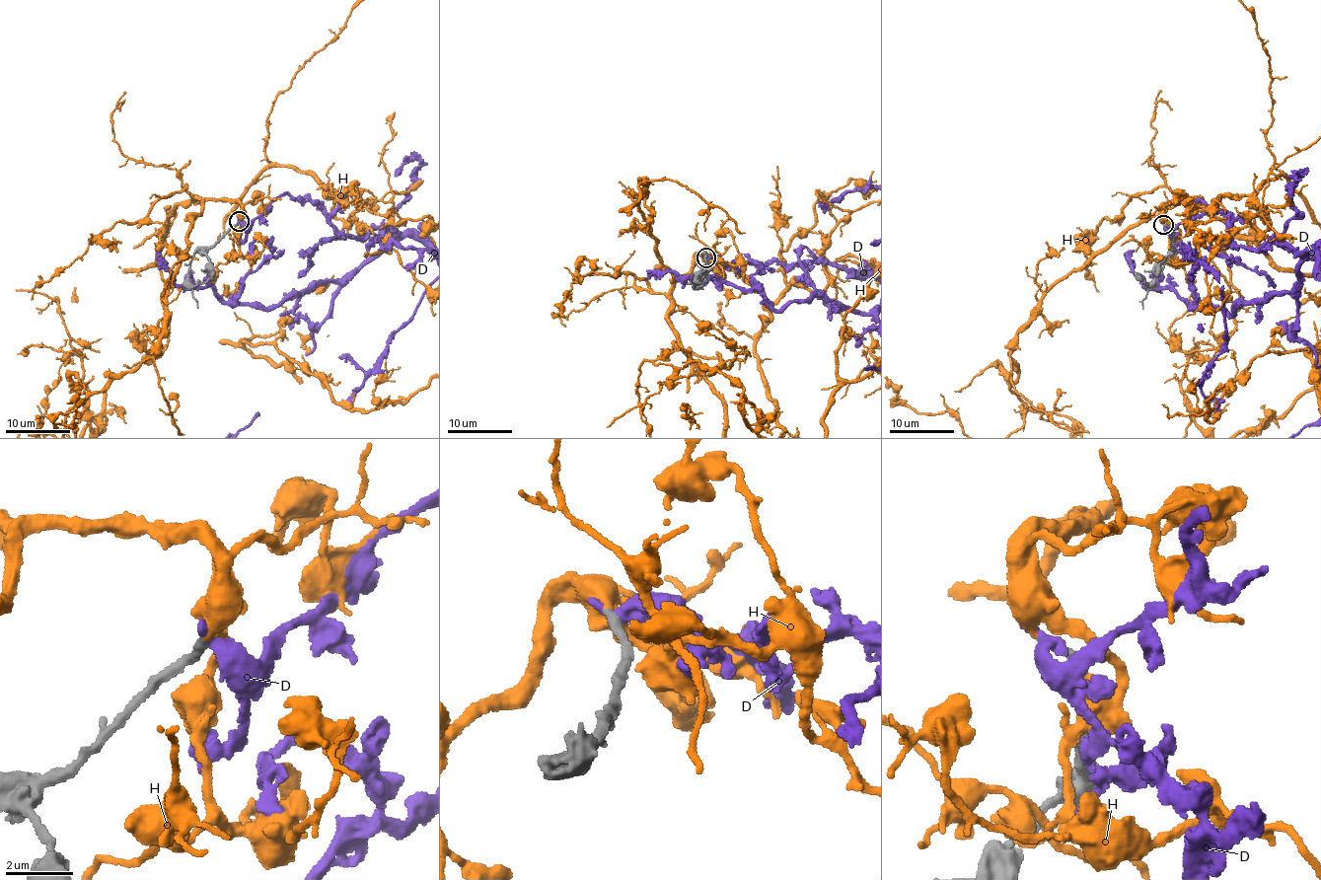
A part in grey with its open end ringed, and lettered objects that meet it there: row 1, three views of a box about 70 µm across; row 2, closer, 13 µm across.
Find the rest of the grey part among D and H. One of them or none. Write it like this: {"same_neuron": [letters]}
{"same_neuron": ["H"]}

